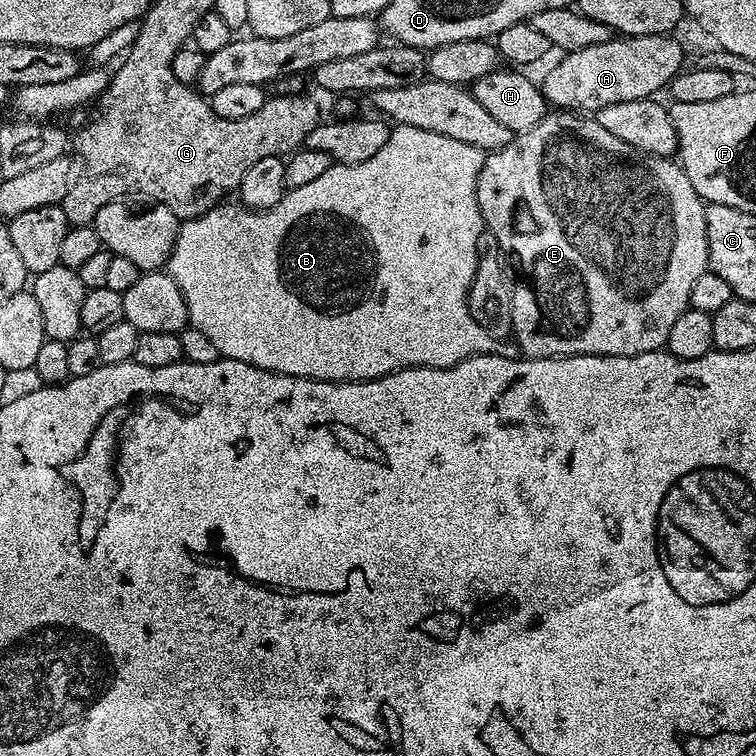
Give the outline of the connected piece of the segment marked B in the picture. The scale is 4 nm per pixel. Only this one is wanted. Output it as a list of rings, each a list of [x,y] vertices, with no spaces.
[[[396,130],[393,131],[391,140],[386,142],[386,146],[382,150],[378,150],[378,154],[374,158],[370,158],[367,164],[336,164],[334,170],[322,174],[322,178],[318,182],[310,182],[305,188],[291,189],[284,195],[282,202],[272,208],[271,212],[242,210],[239,203],[233,202],[233,204],[225,203],[223,205],[223,208],[225,207],[224,212],[213,210],[202,214],[197,219],[183,221],[180,233],[176,239],[176,250],[167,262],[166,271],[168,275],[174,278],[174,282],[178,282],[178,288],[182,290],[186,298],[191,327],[202,330],[202,334],[206,334],[206,338],[210,338],[210,342],[214,342],[214,346],[218,346],[221,357],[241,360],[247,364],[252,364],[255,368],[265,368],[268,372],[281,372],[287,376],[301,376],[311,380],[338,380],[341,382],[380,380],[386,374],[396,372],[400,368],[409,366],[451,366],[462,362],[465,356],[489,355],[490,348],[488,348],[488,344],[490,344],[490,337],[482,326],[473,323],[470,310],[466,307],[466,294],[471,290],[473,273],[478,259],[476,251],[478,234],[482,229],[478,198],[474,195],[474,189],[478,186],[478,174],[480,173],[481,163],[482,153],[479,148],[472,148],[466,142],[448,140],[446,134]]]

